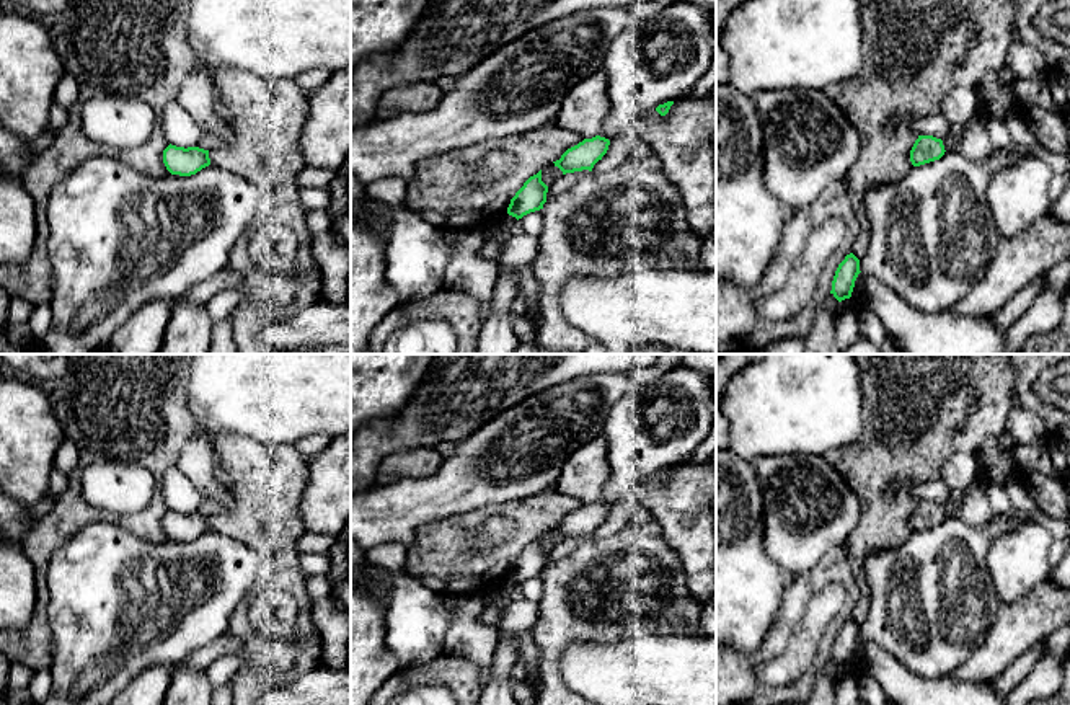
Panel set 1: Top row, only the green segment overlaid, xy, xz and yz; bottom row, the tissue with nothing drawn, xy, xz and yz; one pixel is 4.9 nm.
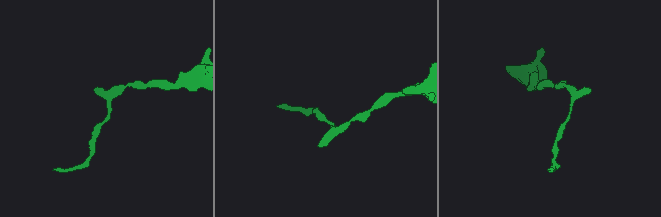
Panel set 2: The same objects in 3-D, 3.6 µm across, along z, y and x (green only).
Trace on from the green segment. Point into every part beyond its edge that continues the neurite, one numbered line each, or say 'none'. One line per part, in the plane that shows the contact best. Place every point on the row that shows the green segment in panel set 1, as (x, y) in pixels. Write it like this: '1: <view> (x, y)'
none

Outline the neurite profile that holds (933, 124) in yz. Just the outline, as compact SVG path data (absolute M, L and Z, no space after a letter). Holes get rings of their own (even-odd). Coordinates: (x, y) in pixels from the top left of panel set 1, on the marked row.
M928 114L928 116L918 116L918 118L909 116L905 119L904 127L918 135L933 135L941 140L951 131L951 124L940 114Z

